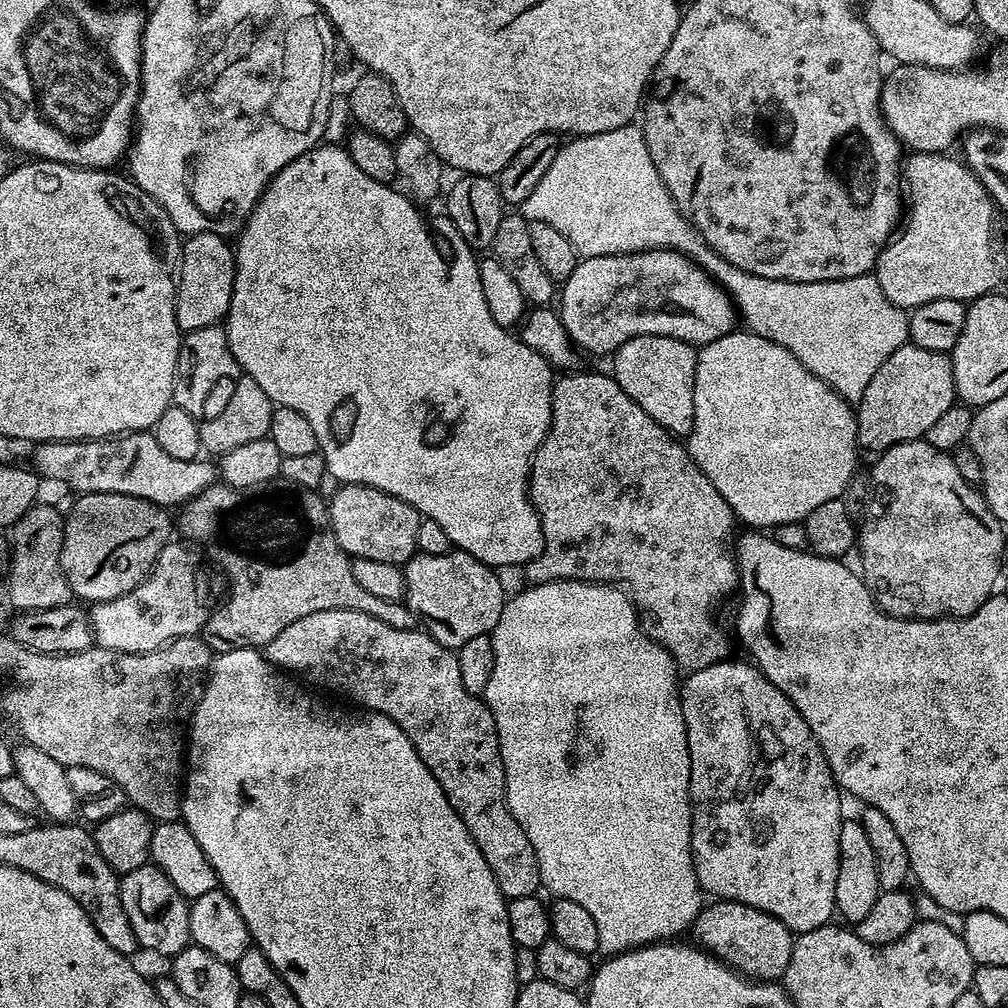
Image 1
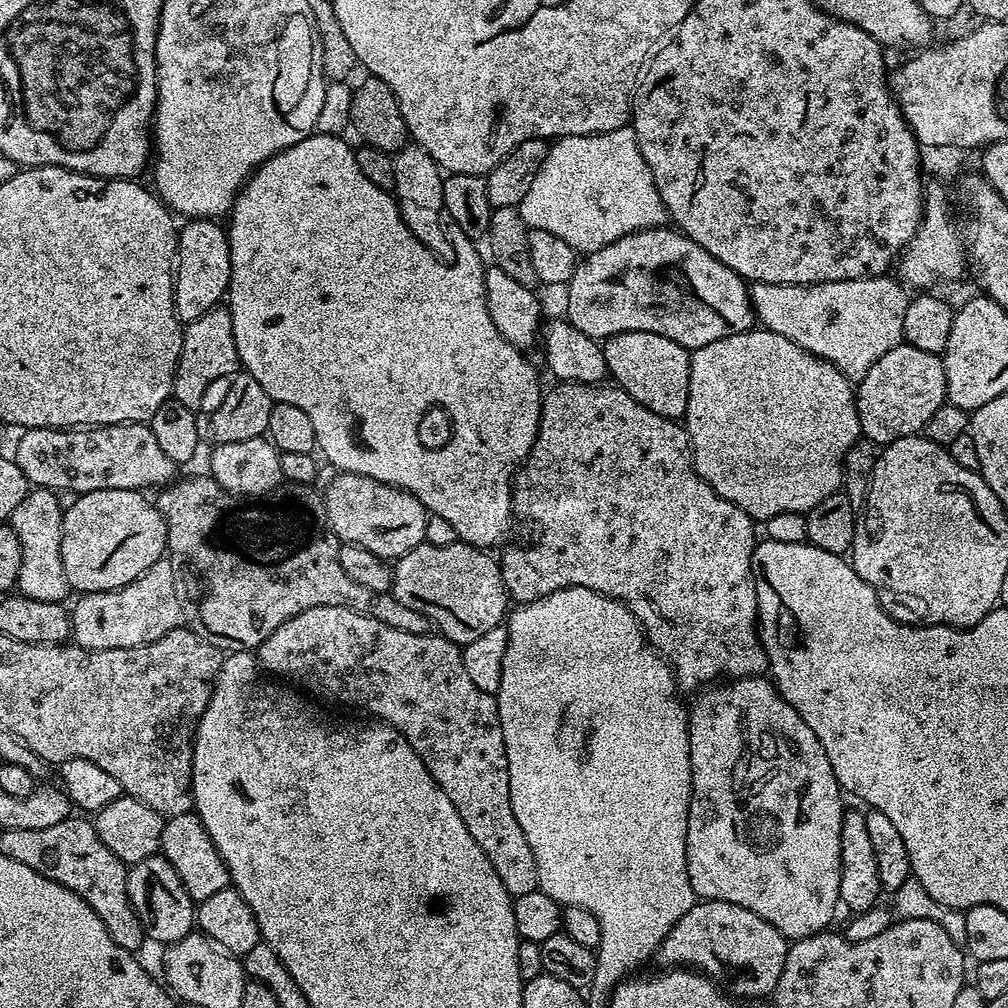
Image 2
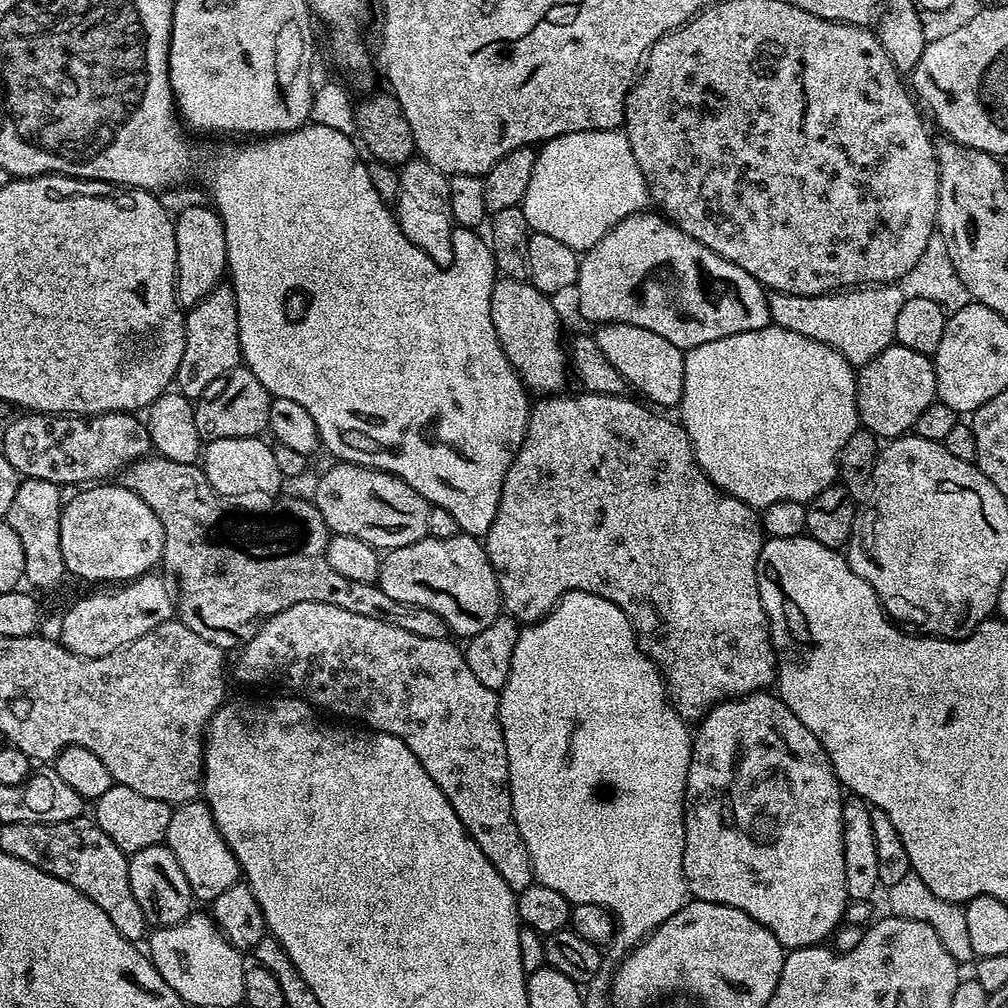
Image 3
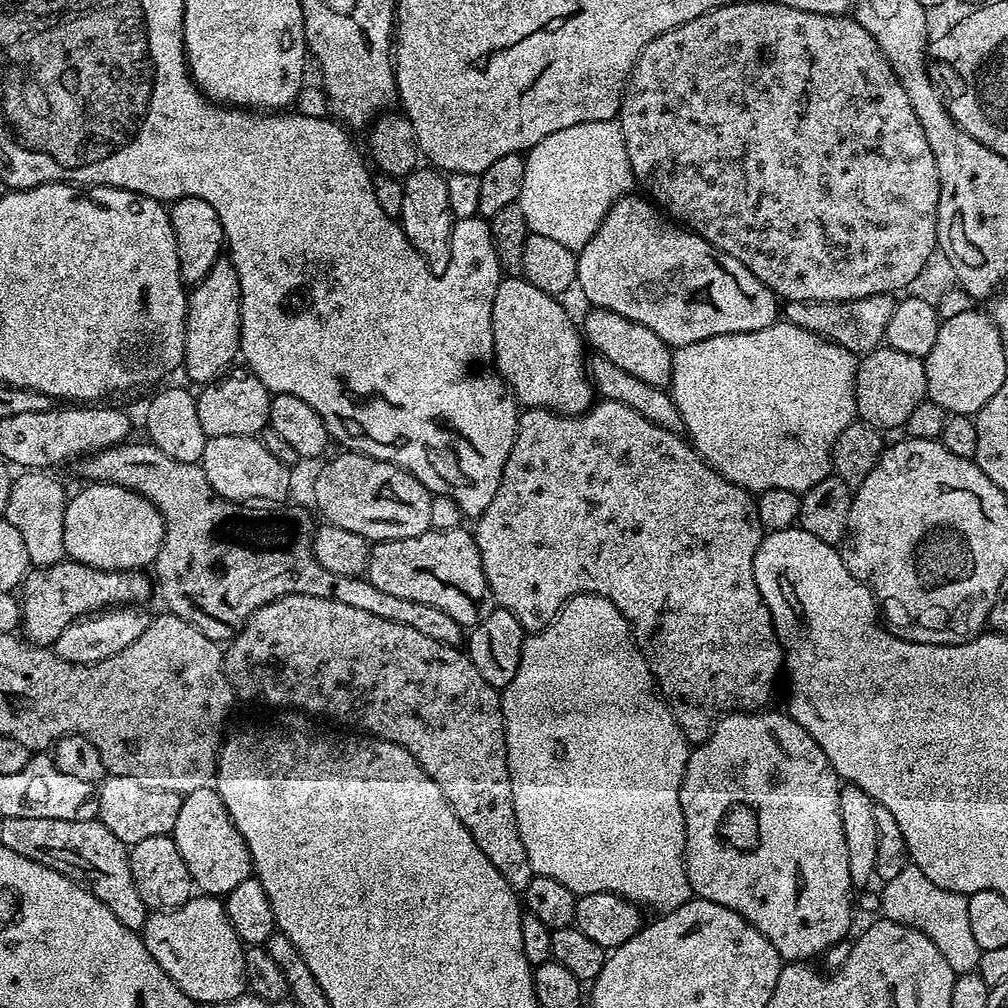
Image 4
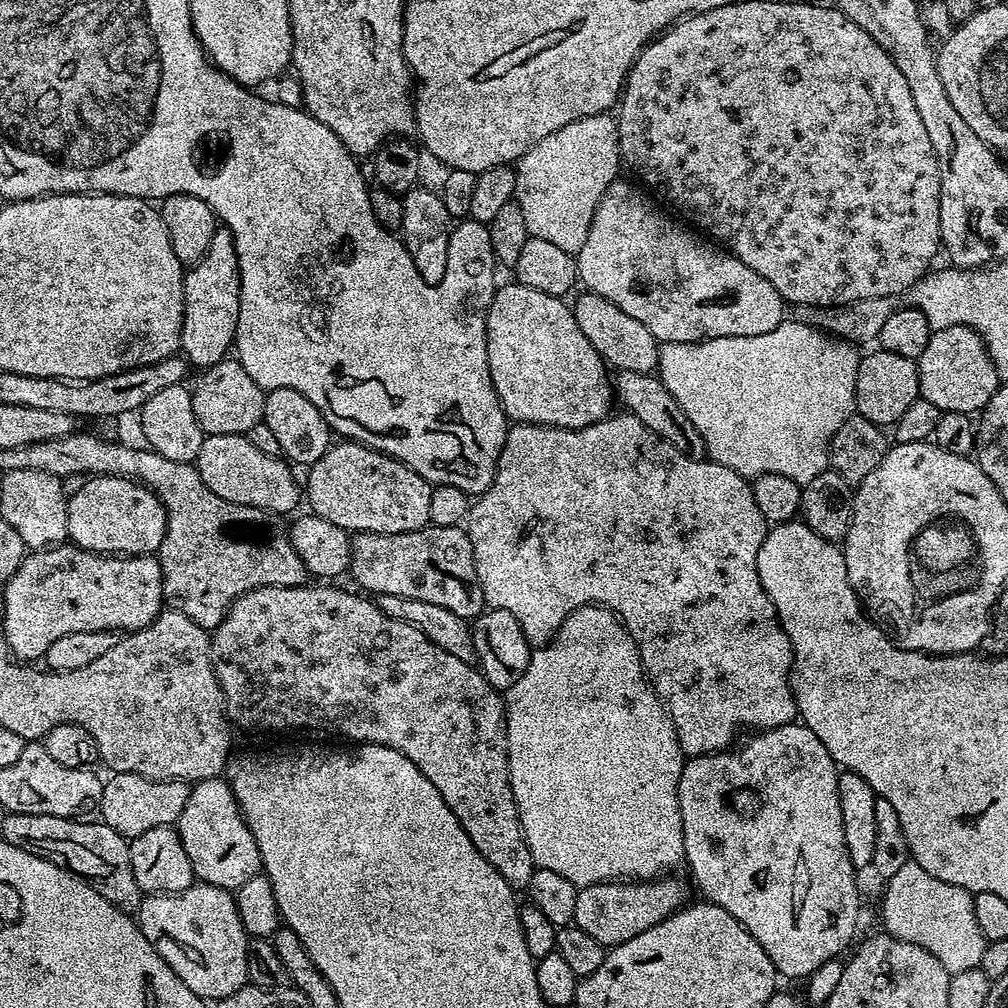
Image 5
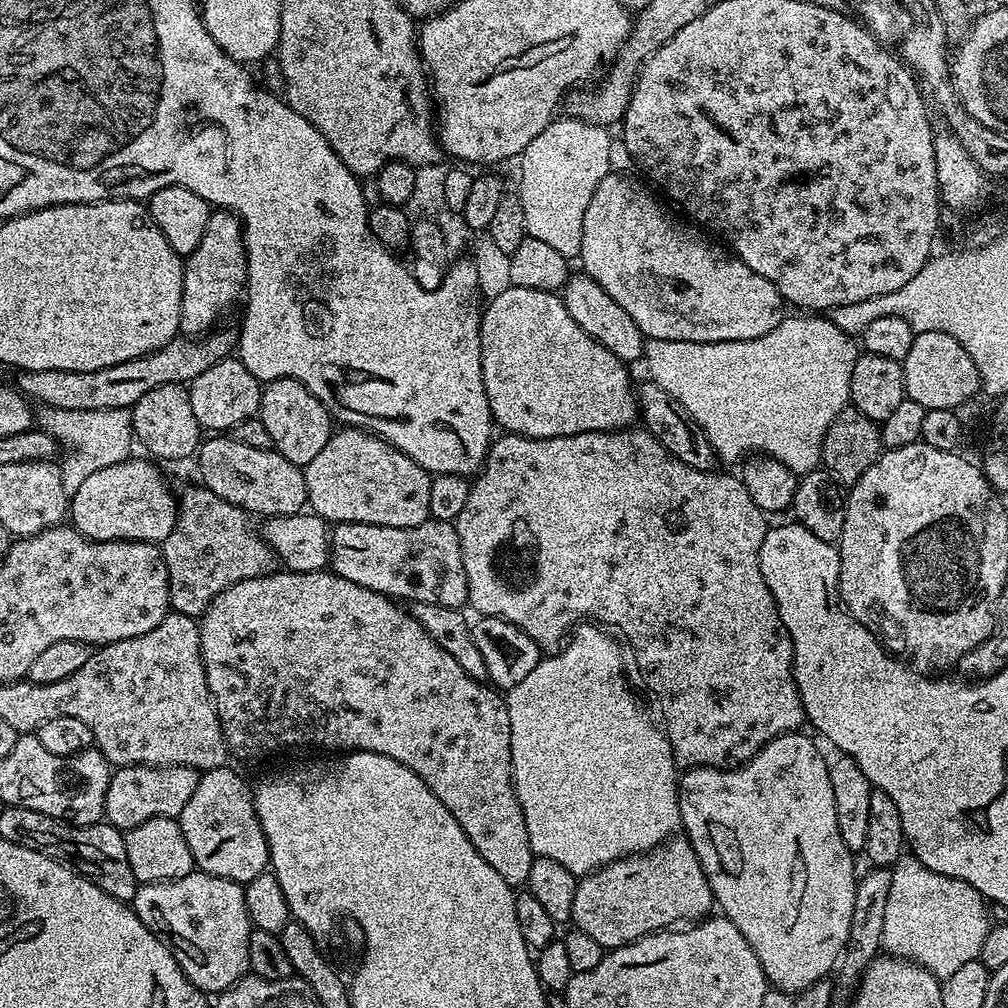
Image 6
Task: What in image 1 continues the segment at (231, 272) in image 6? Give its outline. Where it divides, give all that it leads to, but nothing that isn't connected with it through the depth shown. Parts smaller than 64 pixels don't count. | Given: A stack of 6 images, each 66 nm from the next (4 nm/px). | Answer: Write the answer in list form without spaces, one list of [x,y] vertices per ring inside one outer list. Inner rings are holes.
[[[214,324],[212,326],[202,326],[202,330],[185,332],[178,350],[178,366],[174,374],[172,403],[175,407],[186,410],[186,414],[197,418],[203,417],[205,415],[204,407],[207,406],[212,391],[223,380],[232,382],[240,375],[240,367],[230,350],[227,327]]]

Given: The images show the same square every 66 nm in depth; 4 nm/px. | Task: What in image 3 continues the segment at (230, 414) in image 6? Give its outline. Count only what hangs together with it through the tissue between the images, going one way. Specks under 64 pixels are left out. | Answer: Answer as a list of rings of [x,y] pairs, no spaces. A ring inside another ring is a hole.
[[[241,366],[229,372],[219,388],[220,393],[217,396],[209,395],[195,405],[194,422],[198,422],[198,434],[201,441],[207,442],[218,438],[246,438],[268,432],[273,397],[268,395],[266,386],[262,386],[262,382],[254,378],[254,374],[248,367]]]

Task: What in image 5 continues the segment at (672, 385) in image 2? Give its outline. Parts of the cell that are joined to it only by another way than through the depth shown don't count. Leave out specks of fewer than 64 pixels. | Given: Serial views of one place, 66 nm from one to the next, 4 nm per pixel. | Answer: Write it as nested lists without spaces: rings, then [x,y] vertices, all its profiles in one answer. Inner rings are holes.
[[[587,290],[581,293],[576,301],[571,301],[570,307],[578,322],[578,330],[586,334],[590,346],[598,350],[604,363],[616,370],[655,373],[656,363],[660,357],[660,344],[654,338],[654,334],[650,334],[650,330],[646,330],[646,326],[642,326],[638,318],[630,318],[626,310],[618,310],[614,302]]]

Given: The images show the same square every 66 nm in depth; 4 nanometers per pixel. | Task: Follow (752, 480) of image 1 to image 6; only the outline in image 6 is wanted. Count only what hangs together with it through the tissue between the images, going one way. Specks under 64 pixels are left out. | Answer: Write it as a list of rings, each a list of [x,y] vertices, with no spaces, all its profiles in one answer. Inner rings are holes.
[[[818,314],[796,315],[800,316],[787,315],[778,326],[774,326],[774,330],[770,330],[770,334],[762,334],[762,338],[754,338],[753,340],[727,340],[726,342],[648,340],[645,343],[642,364],[648,367],[647,375],[655,384],[662,386],[662,390],[666,390],[666,394],[670,394],[678,402],[682,402],[682,406],[686,406],[690,418],[694,418],[694,422],[698,422],[698,426],[702,426],[713,453],[719,459],[721,456],[724,460],[738,459],[737,461],[739,461],[749,454],[773,456],[778,462],[782,462],[782,466],[786,466],[791,472],[796,473],[797,477],[804,476],[808,472],[817,471],[821,467],[823,440],[826,438],[827,431],[830,430],[831,423],[838,418],[840,412],[849,407],[850,404],[848,399],[850,394],[850,374],[854,374],[854,362],[858,355],[858,344],[853,337],[846,335],[842,330],[838,330],[838,326],[834,326],[829,317]]]

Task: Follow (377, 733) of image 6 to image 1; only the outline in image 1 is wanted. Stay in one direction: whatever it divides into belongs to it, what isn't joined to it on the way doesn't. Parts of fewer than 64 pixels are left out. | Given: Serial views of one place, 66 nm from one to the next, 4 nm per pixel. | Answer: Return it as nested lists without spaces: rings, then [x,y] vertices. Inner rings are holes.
[[[318,610],[318,614],[306,614],[306,618],[290,622],[278,638],[266,645],[266,655],[277,668],[297,677],[305,676],[353,700],[356,703],[353,705],[382,714],[395,722],[406,738],[410,738],[414,750],[418,750],[438,786],[442,786],[450,806],[454,806],[466,830],[470,830],[470,838],[474,838],[478,850],[482,850],[482,858],[486,858],[486,866],[490,866],[494,882],[498,882],[498,890],[504,899],[509,901],[537,895],[541,887],[538,858],[534,854],[534,846],[530,846],[530,838],[526,838],[522,826],[518,826],[508,809],[496,723],[483,699],[470,694],[470,690],[462,686],[462,670],[458,670],[458,658],[453,649],[441,646],[427,631],[398,630],[358,610]]]

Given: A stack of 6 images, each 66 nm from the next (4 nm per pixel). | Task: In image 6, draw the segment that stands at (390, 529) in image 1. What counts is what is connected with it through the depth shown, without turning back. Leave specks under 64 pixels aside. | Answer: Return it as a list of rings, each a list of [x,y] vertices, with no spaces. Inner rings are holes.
[[[341,427],[333,431],[332,437],[322,446],[314,462],[303,465],[308,491],[307,507],[315,515],[333,525],[373,524],[374,526],[394,526],[395,528],[416,528],[423,520],[429,519],[430,486],[432,476],[414,458],[402,454],[379,436],[374,436],[362,428]]]

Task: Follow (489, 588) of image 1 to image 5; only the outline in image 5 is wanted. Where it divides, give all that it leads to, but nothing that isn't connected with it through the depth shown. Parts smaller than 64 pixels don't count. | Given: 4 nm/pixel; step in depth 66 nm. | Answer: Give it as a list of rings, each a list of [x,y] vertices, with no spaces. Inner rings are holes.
[[[429,526],[406,534],[357,532],[352,536],[350,576],[368,594],[398,594],[398,598],[418,598],[418,602],[434,602],[446,606],[469,622],[485,611],[482,586],[474,566],[472,543],[463,527]]]

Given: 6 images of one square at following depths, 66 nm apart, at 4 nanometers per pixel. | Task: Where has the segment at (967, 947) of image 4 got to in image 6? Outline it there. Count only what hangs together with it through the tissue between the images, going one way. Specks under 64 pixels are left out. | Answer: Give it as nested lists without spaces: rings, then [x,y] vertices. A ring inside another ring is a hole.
[[[909,859],[908,872],[893,871],[890,898],[886,902],[886,926],[882,948],[885,953],[922,964],[943,982],[965,962],[978,960],[982,941],[990,927],[984,895],[961,880],[934,874],[922,862]]]

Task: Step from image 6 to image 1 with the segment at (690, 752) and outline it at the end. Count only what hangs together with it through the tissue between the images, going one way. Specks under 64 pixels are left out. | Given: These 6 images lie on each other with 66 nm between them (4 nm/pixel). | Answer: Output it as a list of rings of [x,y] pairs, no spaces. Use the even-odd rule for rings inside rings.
[[[572,370],[555,381],[552,385],[552,421],[548,427],[546,438],[538,446],[538,450],[532,459],[532,469],[528,475],[528,496],[532,500],[534,510],[540,519],[540,525],[544,531],[544,549],[538,558],[534,558],[526,566],[529,581],[543,582],[545,580],[591,580],[602,584],[611,584],[613,586],[623,586],[628,595],[632,597],[632,605],[636,607],[636,615],[640,617],[640,626],[651,640],[658,642],[672,656],[672,661],[676,664],[677,669],[683,670],[685,673],[697,672],[706,666],[715,664],[717,660],[725,659],[729,655],[728,652],[728,636],[722,629],[716,625],[716,604],[720,604],[728,595],[733,595],[734,589],[737,587],[740,579],[740,569],[737,565],[734,555],[734,535],[732,531],[738,528],[736,515],[730,510],[730,506],[726,502],[726,498],[722,498],[722,494],[718,494],[718,490],[714,490],[714,486],[710,482],[710,478],[706,478],[706,474],[702,474],[702,470],[694,462],[692,455],[688,453],[687,447],[677,437],[671,436],[662,426],[658,426],[658,422],[654,422],[654,418],[650,418],[650,414],[646,414],[646,410],[642,410],[642,406],[638,406],[630,399],[627,394],[618,386],[618,382],[610,374],[604,376],[600,372],[584,372],[585,370]]]

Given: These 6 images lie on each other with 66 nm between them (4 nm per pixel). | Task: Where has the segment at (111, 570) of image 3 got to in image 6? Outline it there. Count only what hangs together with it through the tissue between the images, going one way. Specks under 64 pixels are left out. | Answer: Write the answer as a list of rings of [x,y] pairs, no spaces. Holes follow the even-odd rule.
[[[129,458],[90,474],[70,498],[70,524],[91,540],[145,540],[159,545],[174,530],[178,500],[151,459]]]

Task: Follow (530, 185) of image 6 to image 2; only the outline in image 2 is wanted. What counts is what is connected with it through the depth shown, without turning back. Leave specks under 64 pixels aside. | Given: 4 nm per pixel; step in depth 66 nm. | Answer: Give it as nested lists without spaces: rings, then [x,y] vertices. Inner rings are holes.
[[[631,126],[593,136],[559,137],[549,147],[546,162],[542,162],[542,170],[538,170],[530,191],[526,198],[522,198],[519,210],[529,229],[546,230],[562,238],[562,242],[566,242],[566,246],[578,254],[597,252],[602,250],[602,246],[610,246],[610,242],[626,234],[659,228],[669,223],[668,212],[650,174],[650,166],[646,166],[646,158],[642,158],[638,150]]]

